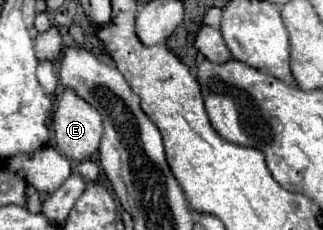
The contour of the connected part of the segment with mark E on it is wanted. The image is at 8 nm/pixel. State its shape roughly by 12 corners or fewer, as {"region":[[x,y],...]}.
{"region":[[65,89],[55,105],[59,153],[85,161],[99,147],[101,115]]}

